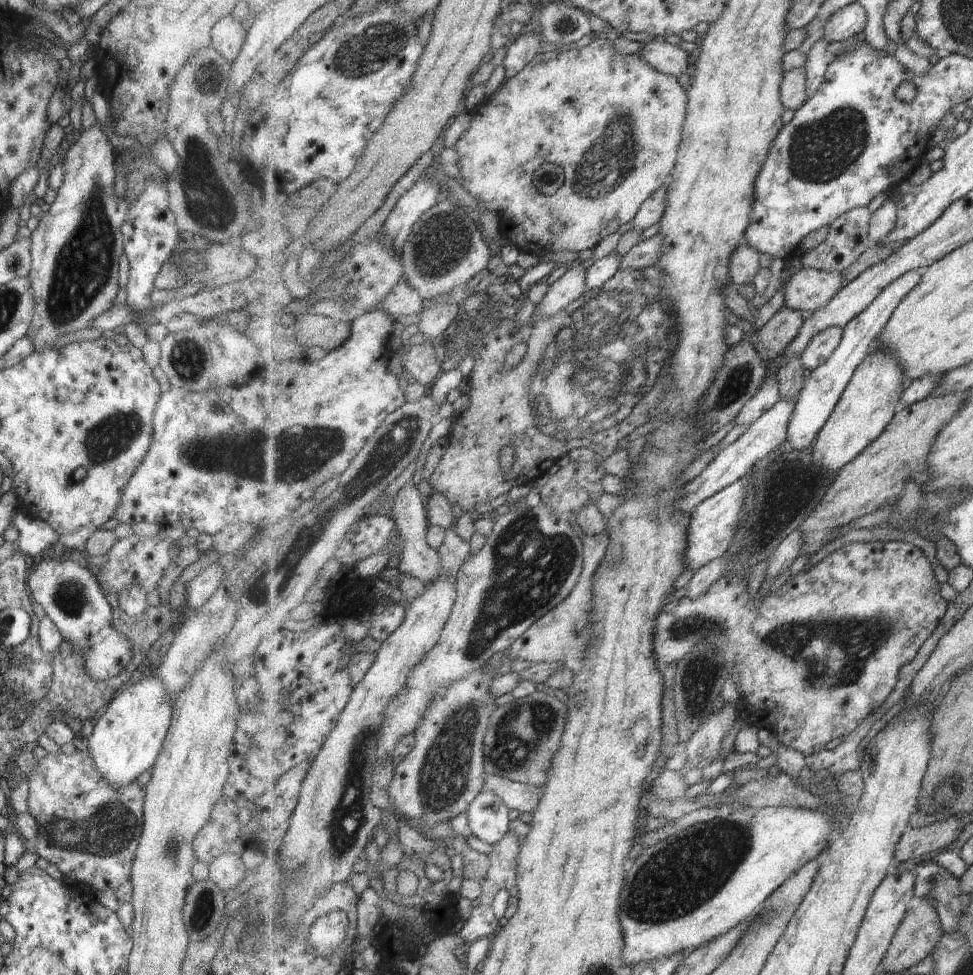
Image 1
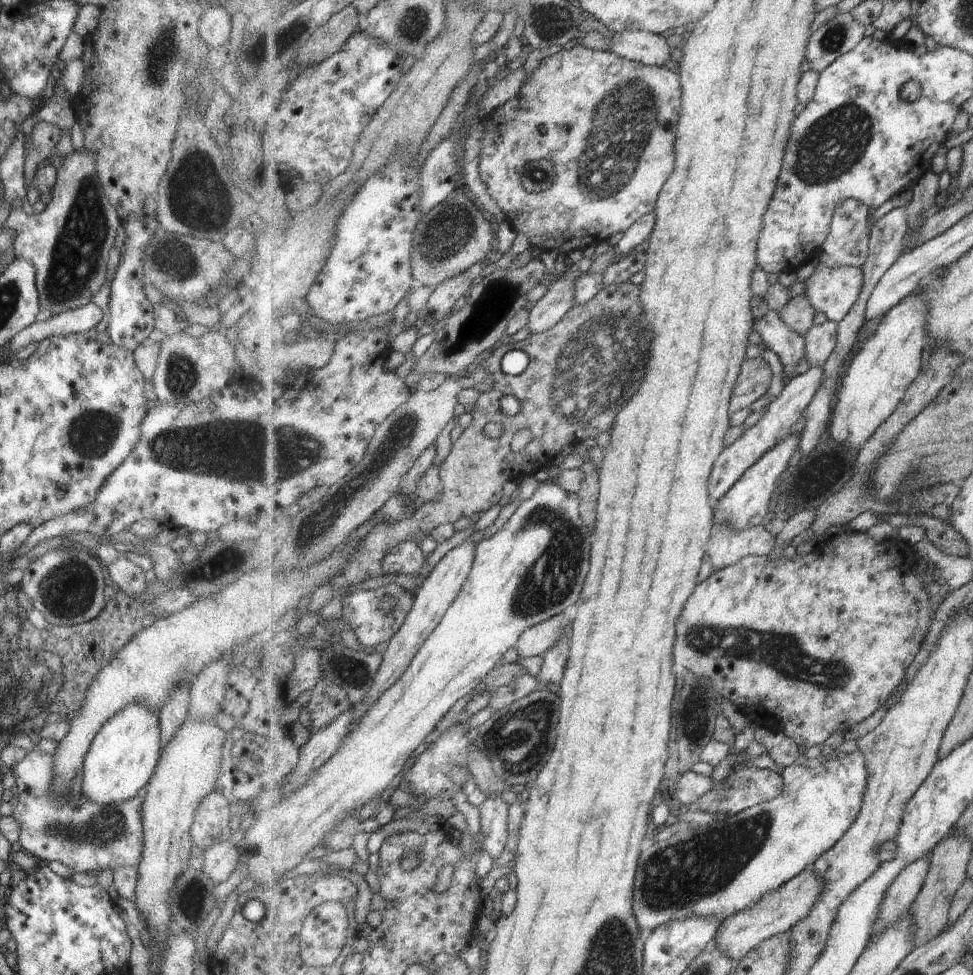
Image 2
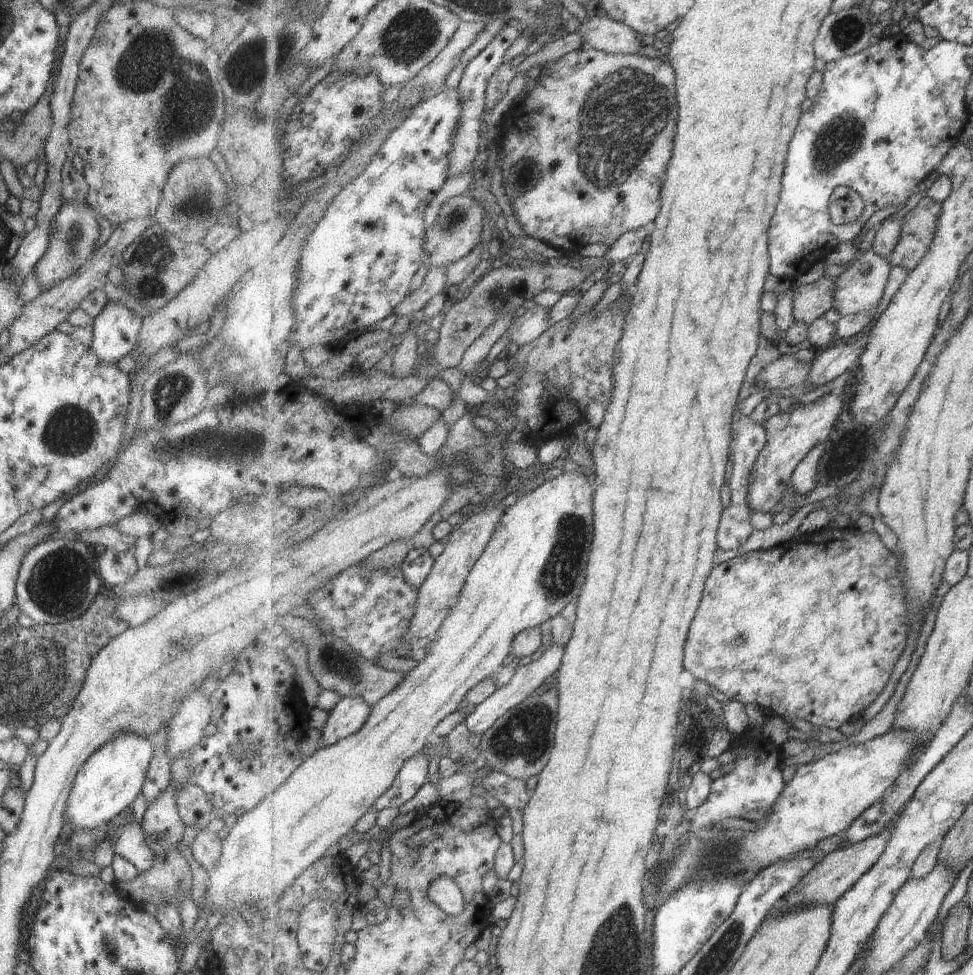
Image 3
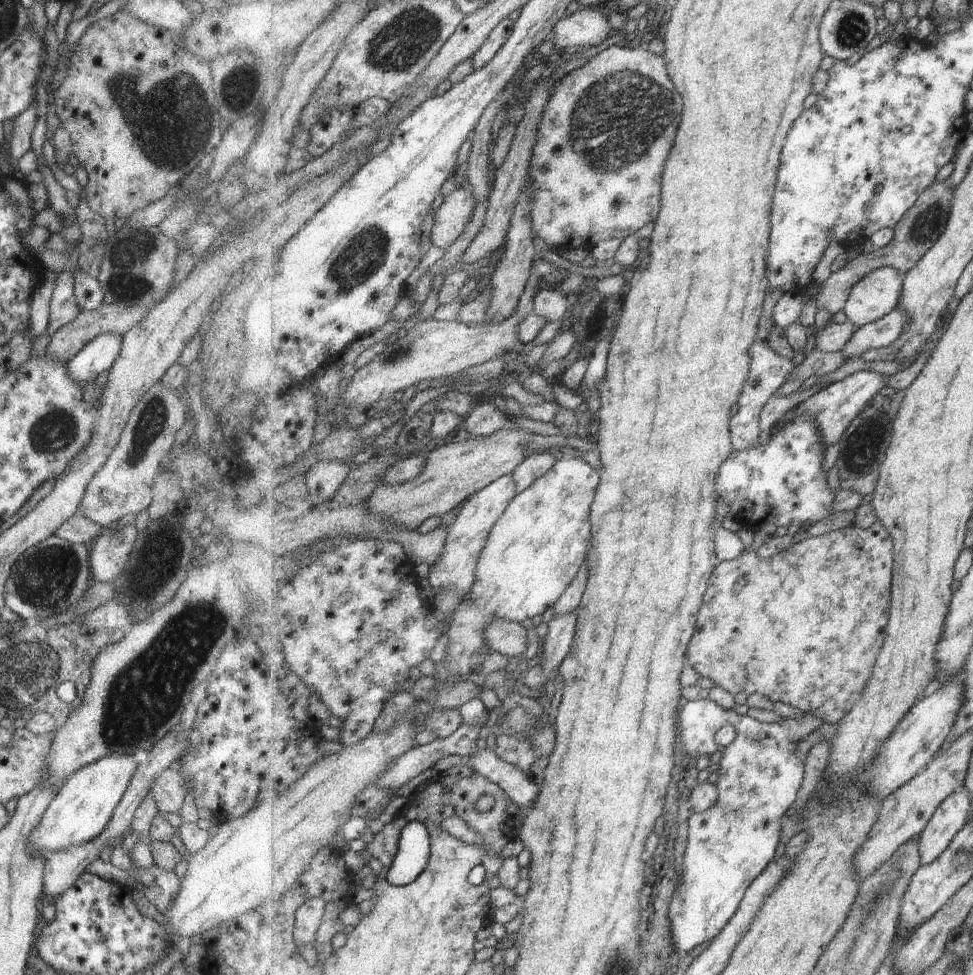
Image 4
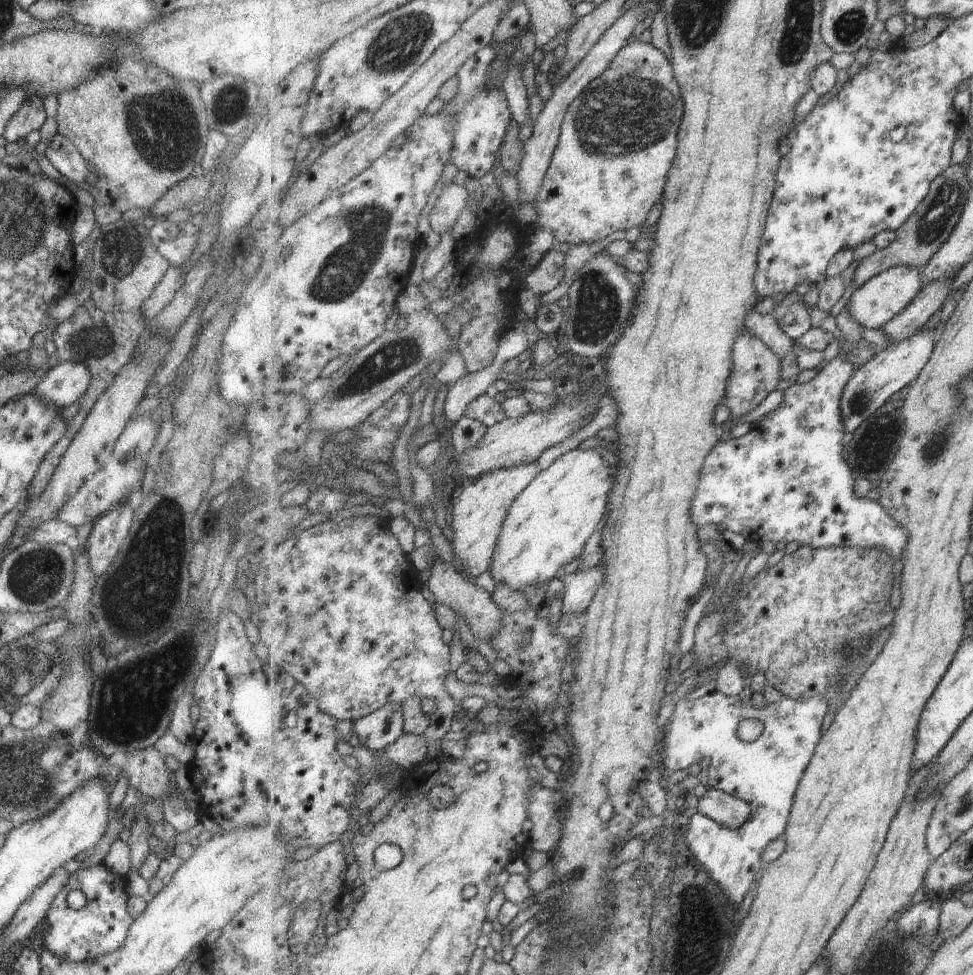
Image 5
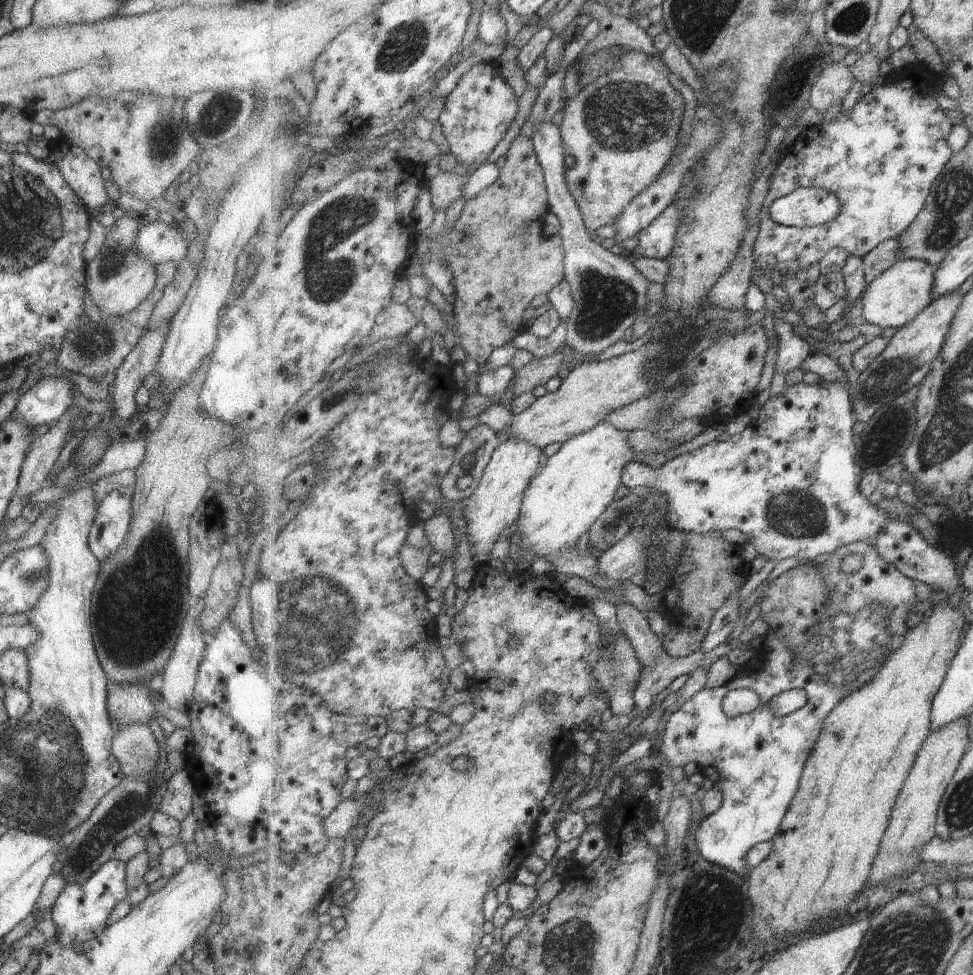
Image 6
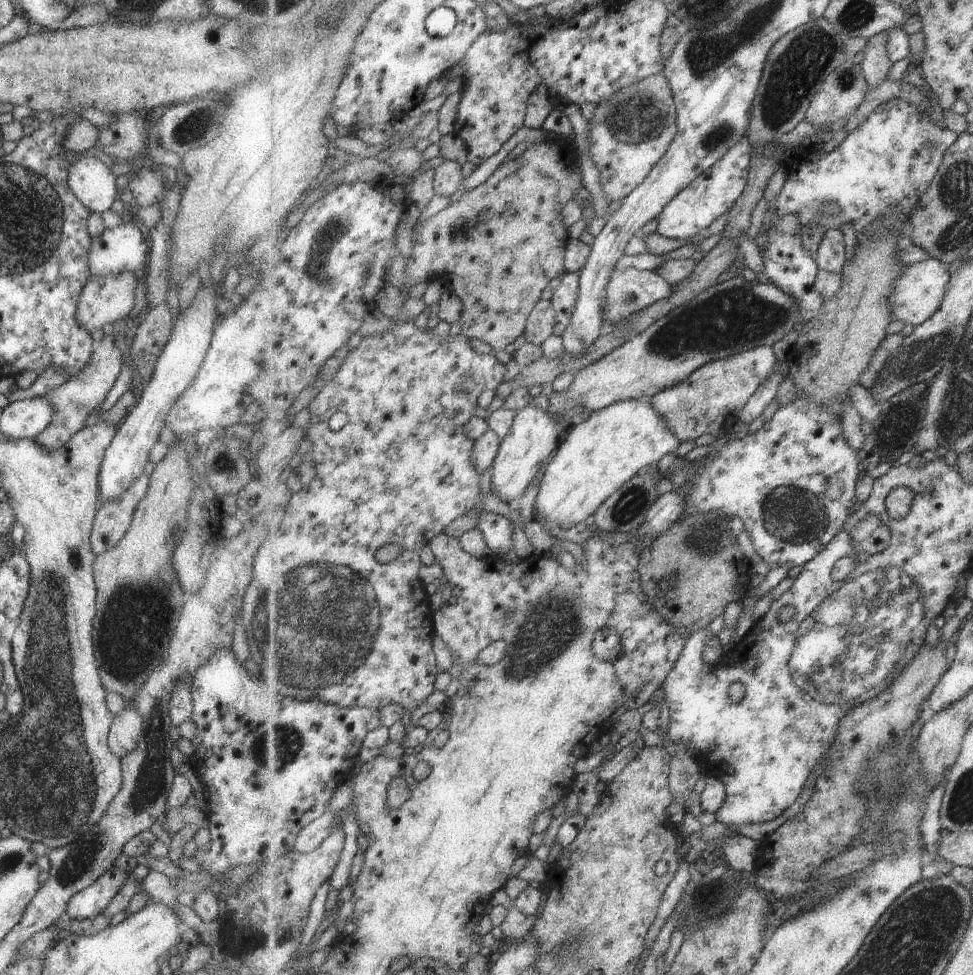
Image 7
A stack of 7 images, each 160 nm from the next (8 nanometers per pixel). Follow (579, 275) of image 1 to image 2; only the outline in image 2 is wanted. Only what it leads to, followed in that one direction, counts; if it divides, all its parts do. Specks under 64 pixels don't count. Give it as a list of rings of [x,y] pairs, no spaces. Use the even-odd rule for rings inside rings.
[[[561,274],[550,280],[548,291],[529,312],[527,326],[533,333],[551,330],[576,305],[576,282]]]

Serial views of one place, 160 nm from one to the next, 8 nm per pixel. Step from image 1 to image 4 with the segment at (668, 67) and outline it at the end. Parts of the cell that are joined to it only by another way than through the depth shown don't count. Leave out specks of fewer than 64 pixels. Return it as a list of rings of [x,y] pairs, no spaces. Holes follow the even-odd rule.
[[[600,7],[578,8],[571,16],[564,16],[554,28],[552,36],[557,51],[567,46],[599,46],[614,32]]]

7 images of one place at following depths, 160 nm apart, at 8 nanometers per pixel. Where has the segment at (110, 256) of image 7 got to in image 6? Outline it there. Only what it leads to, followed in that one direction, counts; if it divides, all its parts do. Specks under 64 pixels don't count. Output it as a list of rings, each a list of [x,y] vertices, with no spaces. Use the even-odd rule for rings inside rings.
[[[157,220],[141,226],[134,240],[140,256],[154,265],[165,261],[180,261],[187,256],[188,243],[178,224]]]

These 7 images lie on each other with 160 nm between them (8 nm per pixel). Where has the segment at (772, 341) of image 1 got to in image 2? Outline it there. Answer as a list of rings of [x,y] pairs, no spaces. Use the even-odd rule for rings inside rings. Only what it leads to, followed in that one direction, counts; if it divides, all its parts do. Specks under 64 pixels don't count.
[[[798,295],[783,306],[778,312],[781,320],[793,331],[805,336],[813,324],[818,310],[810,303],[807,297]]]

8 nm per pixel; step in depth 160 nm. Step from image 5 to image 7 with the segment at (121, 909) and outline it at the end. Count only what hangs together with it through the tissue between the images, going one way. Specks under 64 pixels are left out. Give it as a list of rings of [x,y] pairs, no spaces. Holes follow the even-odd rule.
[[[109,868],[101,876],[98,876],[89,886],[73,894],[66,904],[65,916],[72,919],[95,918],[103,912],[110,898],[124,883],[127,874]]]

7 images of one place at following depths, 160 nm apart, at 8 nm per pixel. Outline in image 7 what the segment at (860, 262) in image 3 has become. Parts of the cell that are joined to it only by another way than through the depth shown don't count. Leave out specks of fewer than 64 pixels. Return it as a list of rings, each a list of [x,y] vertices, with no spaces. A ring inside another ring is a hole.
[[[933,257],[904,268],[900,279],[892,284],[892,295],[888,300],[892,302],[893,320],[901,320],[905,325],[919,326],[931,319],[940,310],[948,292],[952,274],[947,265]]]

